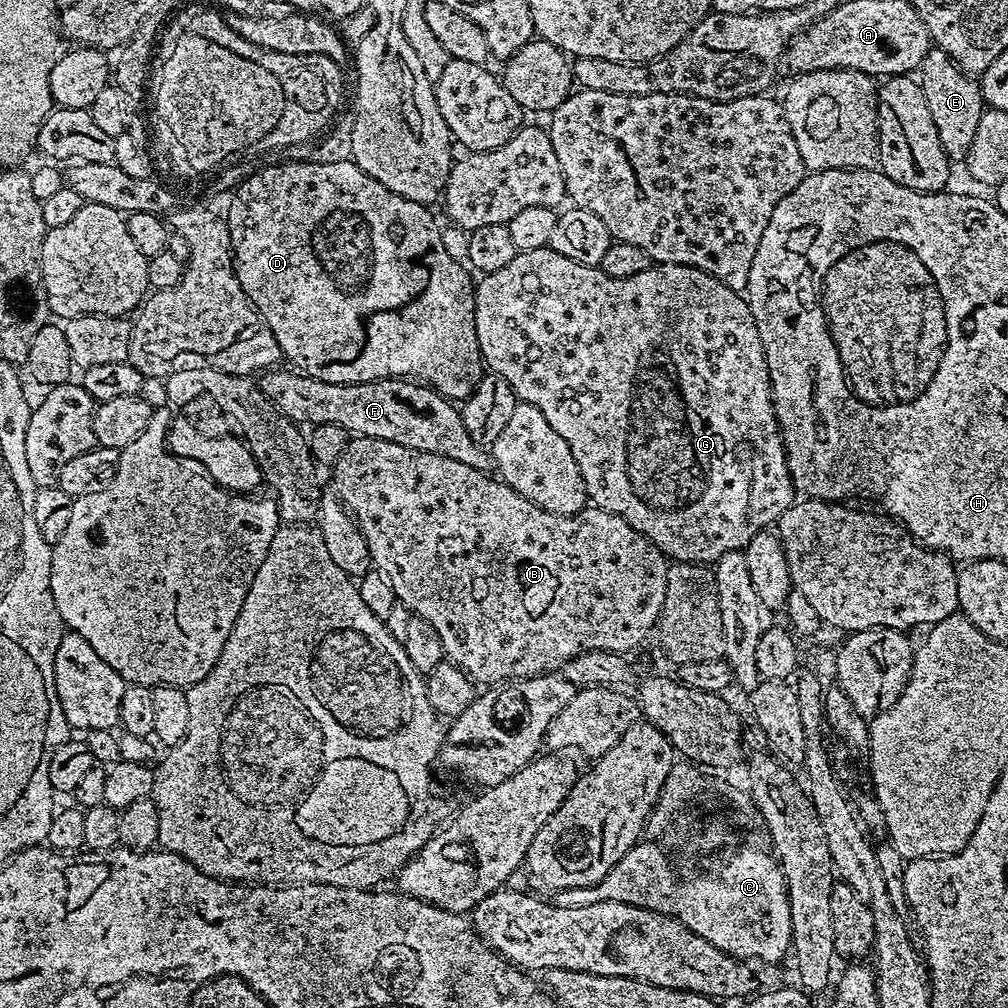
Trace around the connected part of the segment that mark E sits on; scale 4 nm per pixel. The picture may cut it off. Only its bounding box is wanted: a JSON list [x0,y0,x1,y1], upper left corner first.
[918,47,986,161]

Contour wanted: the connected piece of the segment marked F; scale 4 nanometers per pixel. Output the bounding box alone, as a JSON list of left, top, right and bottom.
[258,366,490,469]

